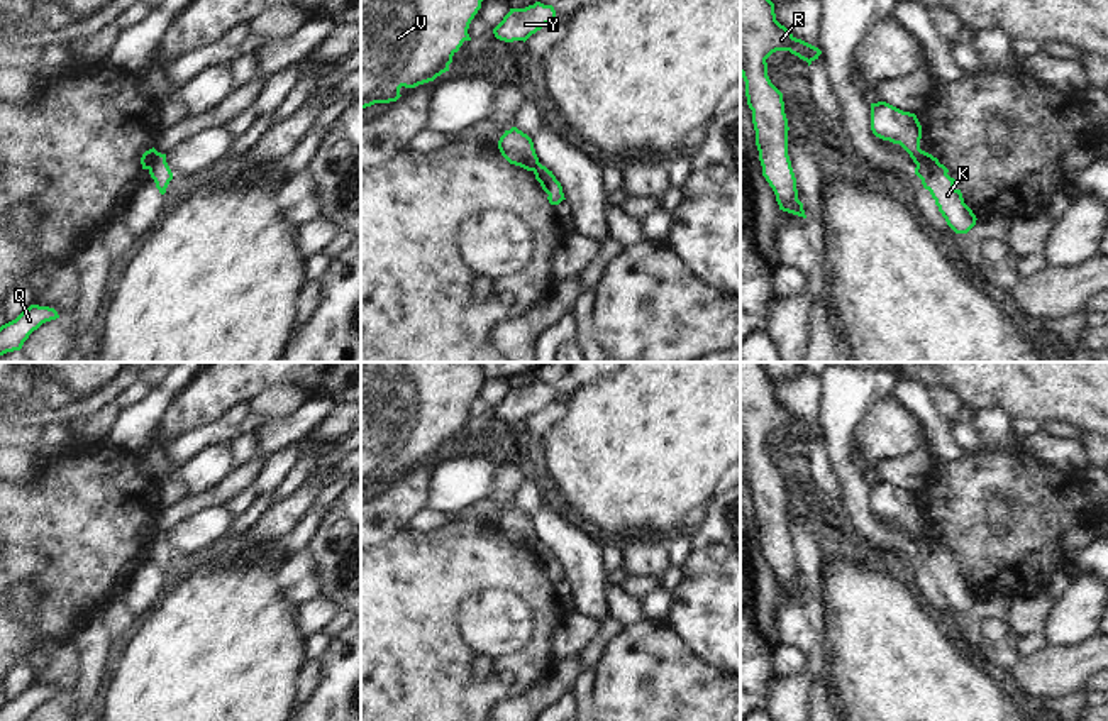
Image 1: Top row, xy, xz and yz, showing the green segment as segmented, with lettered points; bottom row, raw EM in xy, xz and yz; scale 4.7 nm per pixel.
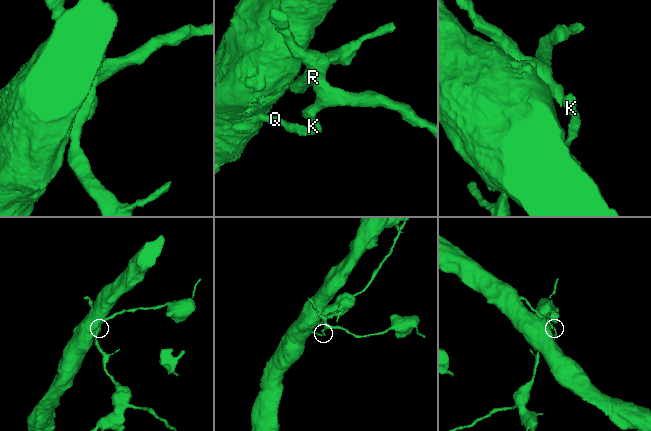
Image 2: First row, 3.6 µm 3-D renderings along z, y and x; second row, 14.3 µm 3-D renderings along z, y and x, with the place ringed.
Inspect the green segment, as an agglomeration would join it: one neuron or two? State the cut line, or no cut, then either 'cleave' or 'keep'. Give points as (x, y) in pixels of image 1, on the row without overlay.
cut in xy along (158, 532), (149, 549); cleave

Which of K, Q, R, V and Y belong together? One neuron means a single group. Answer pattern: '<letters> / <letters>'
K Q V / R Y

